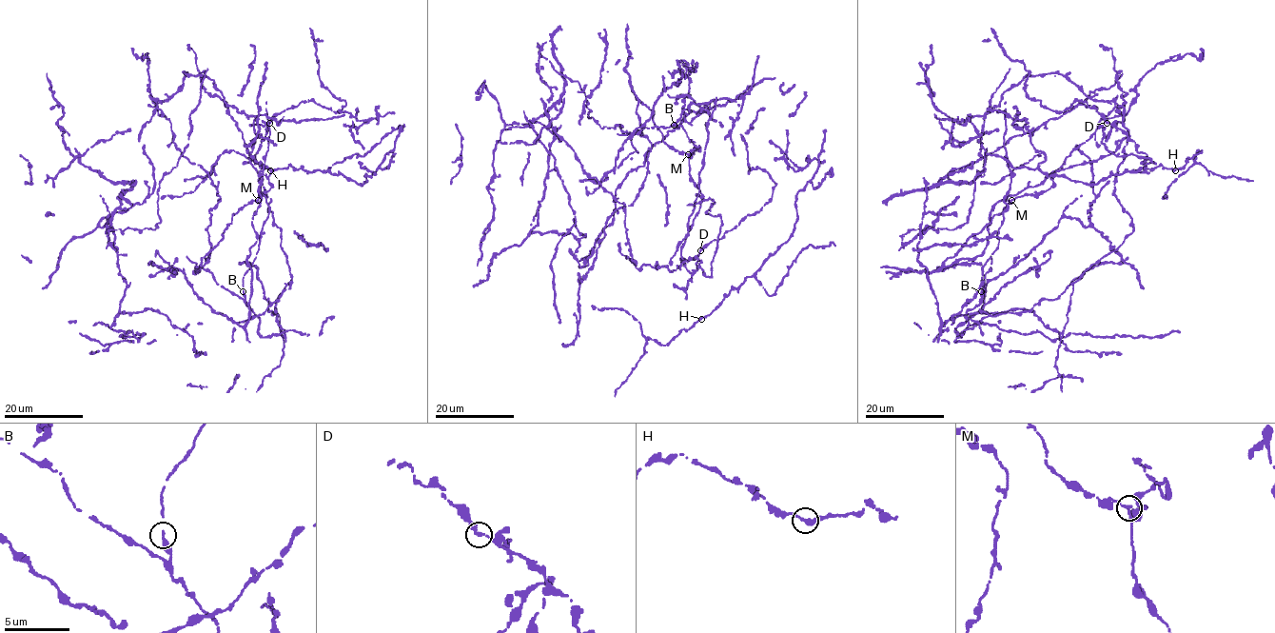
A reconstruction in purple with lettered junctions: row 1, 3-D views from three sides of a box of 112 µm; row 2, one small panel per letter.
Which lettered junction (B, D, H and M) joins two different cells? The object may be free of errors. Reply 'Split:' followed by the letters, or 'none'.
Split: B

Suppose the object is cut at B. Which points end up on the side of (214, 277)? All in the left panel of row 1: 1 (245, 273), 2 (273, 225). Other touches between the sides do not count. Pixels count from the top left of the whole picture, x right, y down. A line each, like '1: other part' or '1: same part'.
1: other part
2: same part

